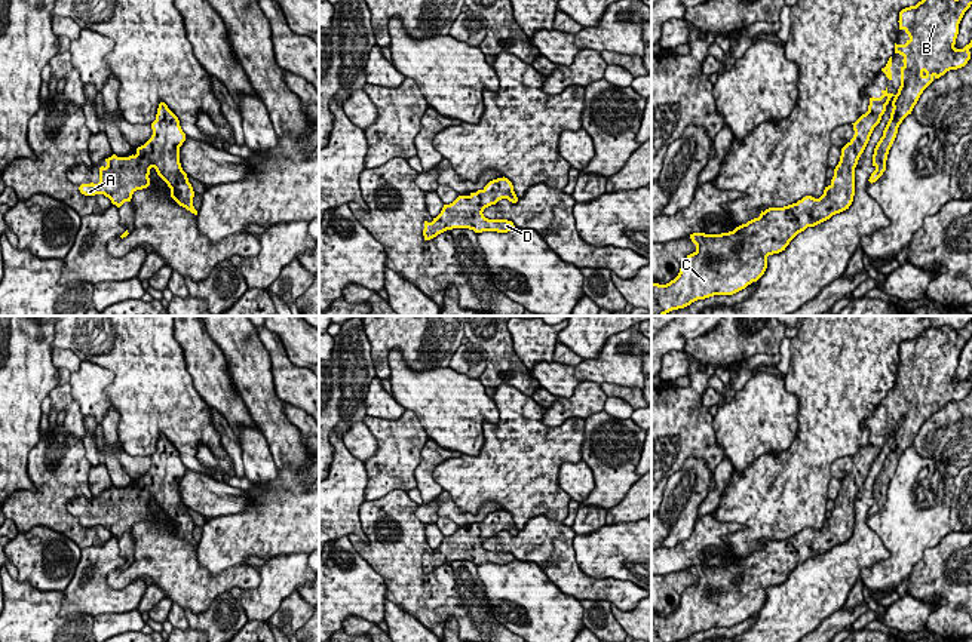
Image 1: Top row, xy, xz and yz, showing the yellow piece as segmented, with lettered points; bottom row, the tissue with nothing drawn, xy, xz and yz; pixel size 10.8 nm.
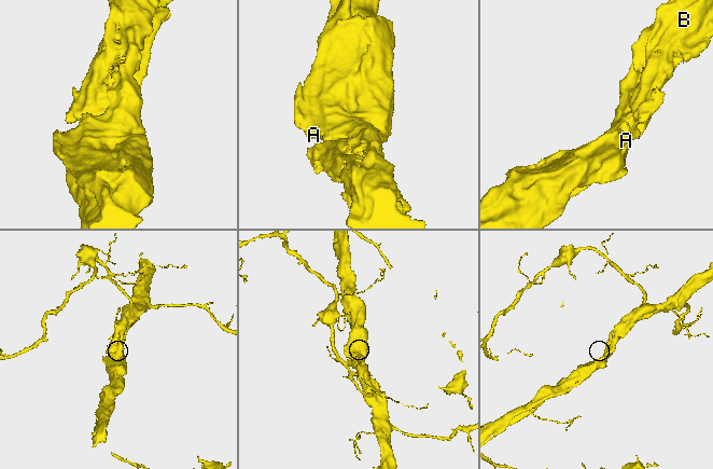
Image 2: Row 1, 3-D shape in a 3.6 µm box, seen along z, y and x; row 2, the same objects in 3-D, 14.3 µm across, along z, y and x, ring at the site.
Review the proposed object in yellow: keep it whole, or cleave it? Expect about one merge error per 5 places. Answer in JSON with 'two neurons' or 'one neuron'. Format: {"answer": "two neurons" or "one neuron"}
{"answer": "one neuron"}

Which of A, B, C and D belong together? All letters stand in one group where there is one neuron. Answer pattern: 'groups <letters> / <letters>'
groups A B C D

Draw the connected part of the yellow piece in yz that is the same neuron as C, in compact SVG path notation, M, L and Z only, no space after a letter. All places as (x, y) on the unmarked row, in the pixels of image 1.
M972 319L962 329L953 328L926 328L916 338L905 340L899 344L899 362L908 366L905 377L895 375L895 385L904 388L901 399L901 418L898 426L889 426L887 420L881 423L880 430L870 430L868 443L862 446L853 457L853 470L841 480L840 494L834 501L831 516L825 519L819 531L806 528L797 535L784 540L769 540L761 543L758 550L736 559L733 563L721 566L690 566L696 583L687 587L678 608L666 617L651 615L651 642L678 642L690 638L697 632L714 627L733 627L757 614L767 600L767 589L785 583L789 574L807 559L815 559L833 547L840 546L853 534L855 528L855 500L864 485L874 460L880 455L886 443L886 437L892 436L890 451L883 463L883 469L877 474L873 486L873 498L876 503L870 509L870 514L876 514L886 503L889 482L896 470L898 460L902 452L911 446L923 423L950 402L962 400L971 391L969 381L972 372L963 381L956 381L959 356L965 344L972 337Z

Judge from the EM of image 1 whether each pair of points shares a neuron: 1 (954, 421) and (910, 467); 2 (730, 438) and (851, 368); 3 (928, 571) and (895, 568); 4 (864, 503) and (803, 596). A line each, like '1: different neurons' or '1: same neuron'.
1: different neurons
2: different neurons
3: different neurons
4: same neuron

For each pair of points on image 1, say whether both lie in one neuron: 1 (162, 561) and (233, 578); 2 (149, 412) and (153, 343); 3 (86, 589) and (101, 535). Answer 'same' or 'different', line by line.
1: same
2: same
3: different

